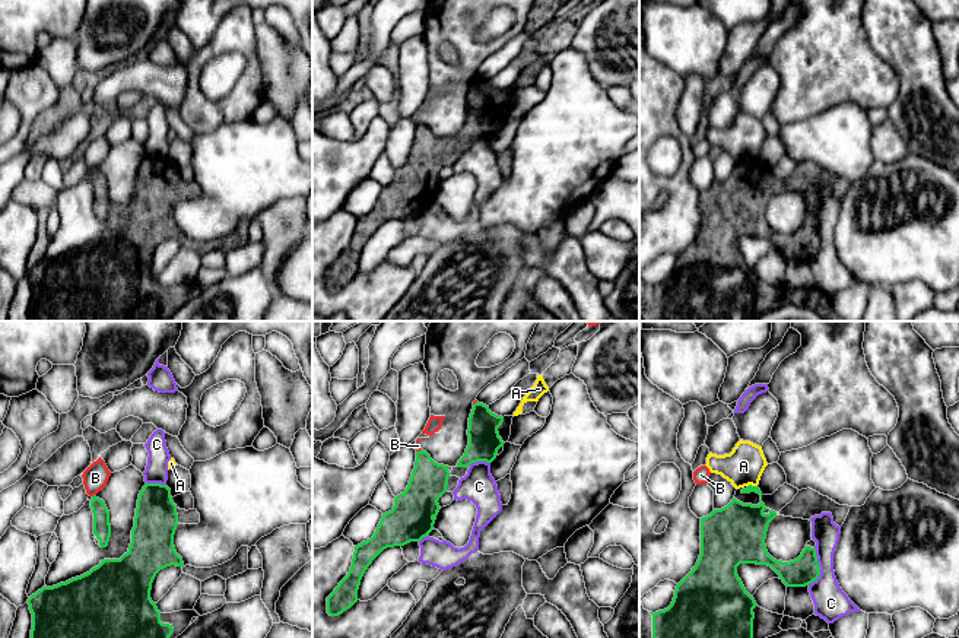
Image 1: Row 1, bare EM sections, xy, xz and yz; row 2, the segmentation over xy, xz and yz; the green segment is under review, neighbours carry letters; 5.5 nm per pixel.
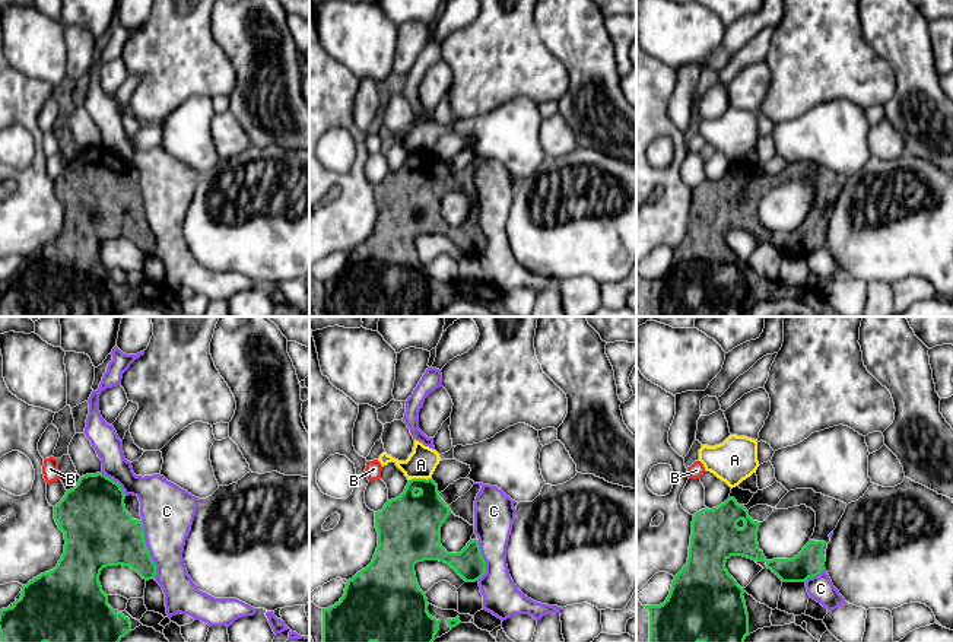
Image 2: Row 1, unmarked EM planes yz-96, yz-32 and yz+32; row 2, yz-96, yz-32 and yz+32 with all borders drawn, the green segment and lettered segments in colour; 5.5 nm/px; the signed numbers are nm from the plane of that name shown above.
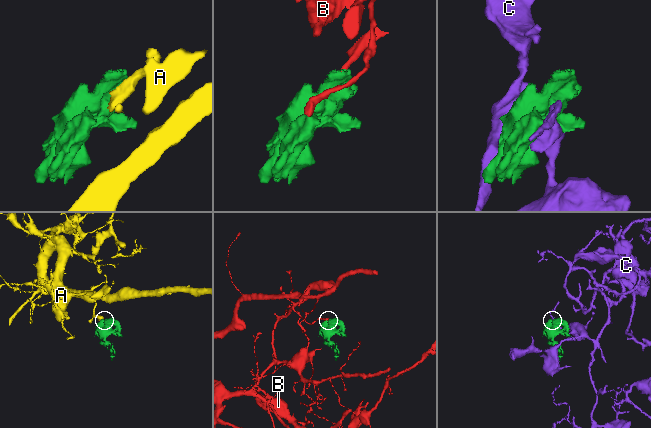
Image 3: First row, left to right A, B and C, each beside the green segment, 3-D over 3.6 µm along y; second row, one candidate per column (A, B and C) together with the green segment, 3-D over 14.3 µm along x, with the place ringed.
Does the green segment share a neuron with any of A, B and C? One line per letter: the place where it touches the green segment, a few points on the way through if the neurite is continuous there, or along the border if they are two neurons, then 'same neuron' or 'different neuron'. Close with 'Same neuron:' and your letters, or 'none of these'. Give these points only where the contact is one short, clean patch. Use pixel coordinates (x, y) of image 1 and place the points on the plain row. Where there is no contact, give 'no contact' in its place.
A: contact yz (750, 158); border yz (756, 158), (748, 159); different neuron
B: contact xy (94, 168); different neuron
C: contact yz (819, 241); different neuron
Same neuron: none of these

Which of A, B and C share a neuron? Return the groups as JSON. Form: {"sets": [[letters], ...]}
{"sets": [["A"], ["B"], ["C"]]}

